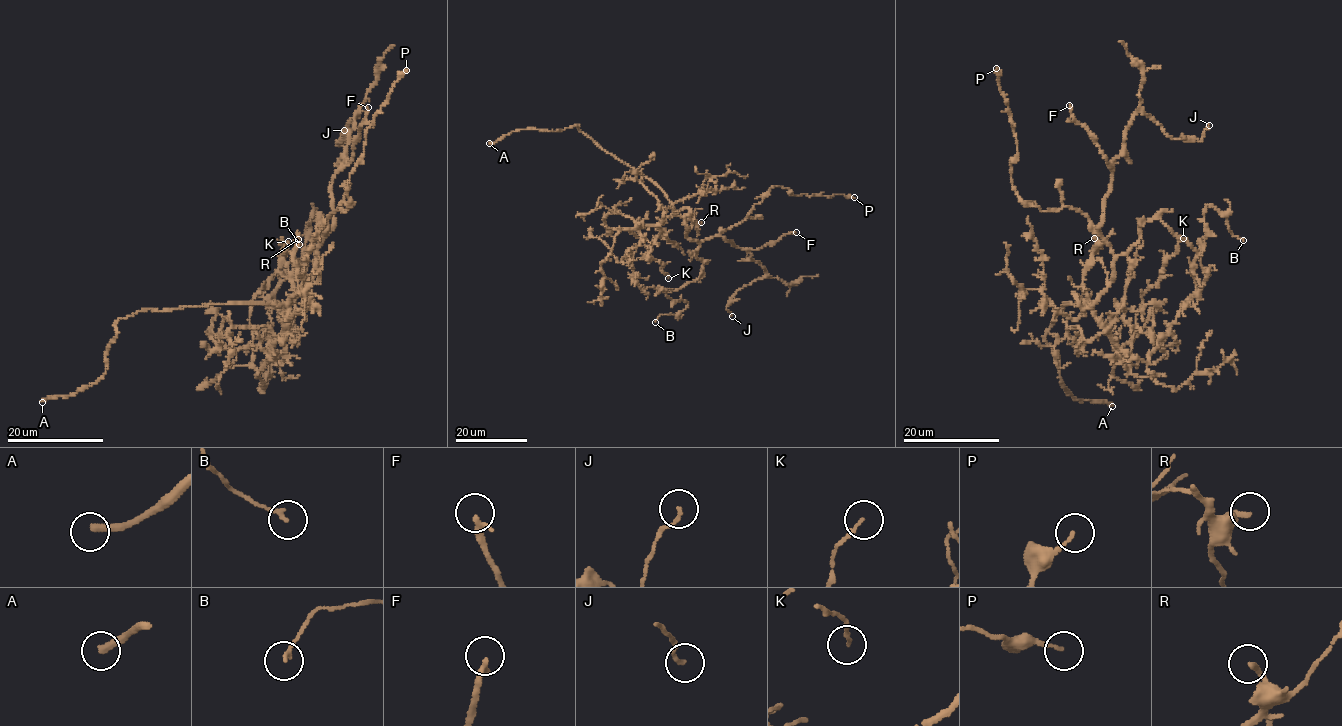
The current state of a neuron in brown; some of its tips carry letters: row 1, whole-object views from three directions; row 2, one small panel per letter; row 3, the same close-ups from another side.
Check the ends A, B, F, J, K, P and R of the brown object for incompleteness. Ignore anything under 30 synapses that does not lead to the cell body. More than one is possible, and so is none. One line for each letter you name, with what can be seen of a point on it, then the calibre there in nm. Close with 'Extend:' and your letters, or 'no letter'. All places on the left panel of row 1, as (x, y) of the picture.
A: at (42, 402); 280 nm thick
Extend: A

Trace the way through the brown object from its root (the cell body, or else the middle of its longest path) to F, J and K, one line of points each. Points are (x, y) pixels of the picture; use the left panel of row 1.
F: (307, 302), (309, 309), (307, 283), (318, 248), (334, 221), (331, 180), (351, 160), (368, 107)
J: (307, 302), (318, 248), (334, 221), (331, 180), (356, 116), (339, 146), (344, 130)
K: (307, 302), (299, 295), (291, 298), (282, 333), (257, 370), (251, 344), (252, 299), (277, 269), (288, 241)

